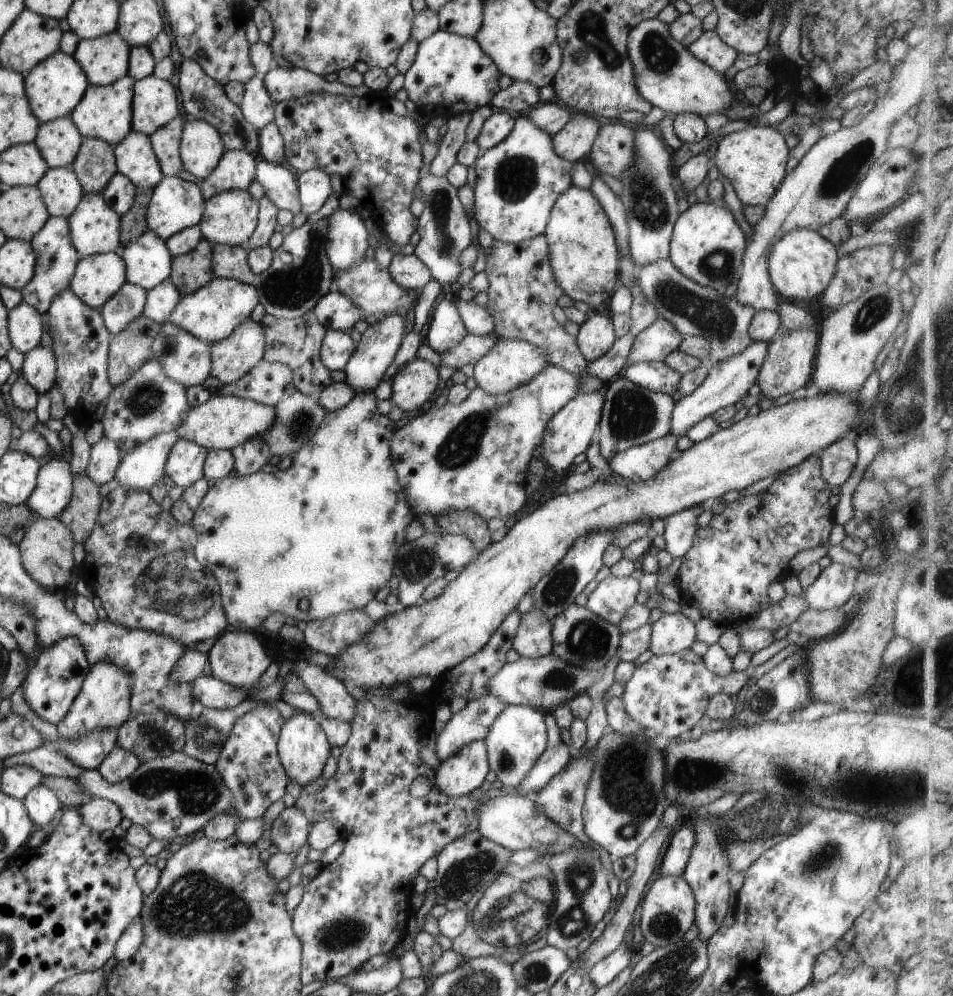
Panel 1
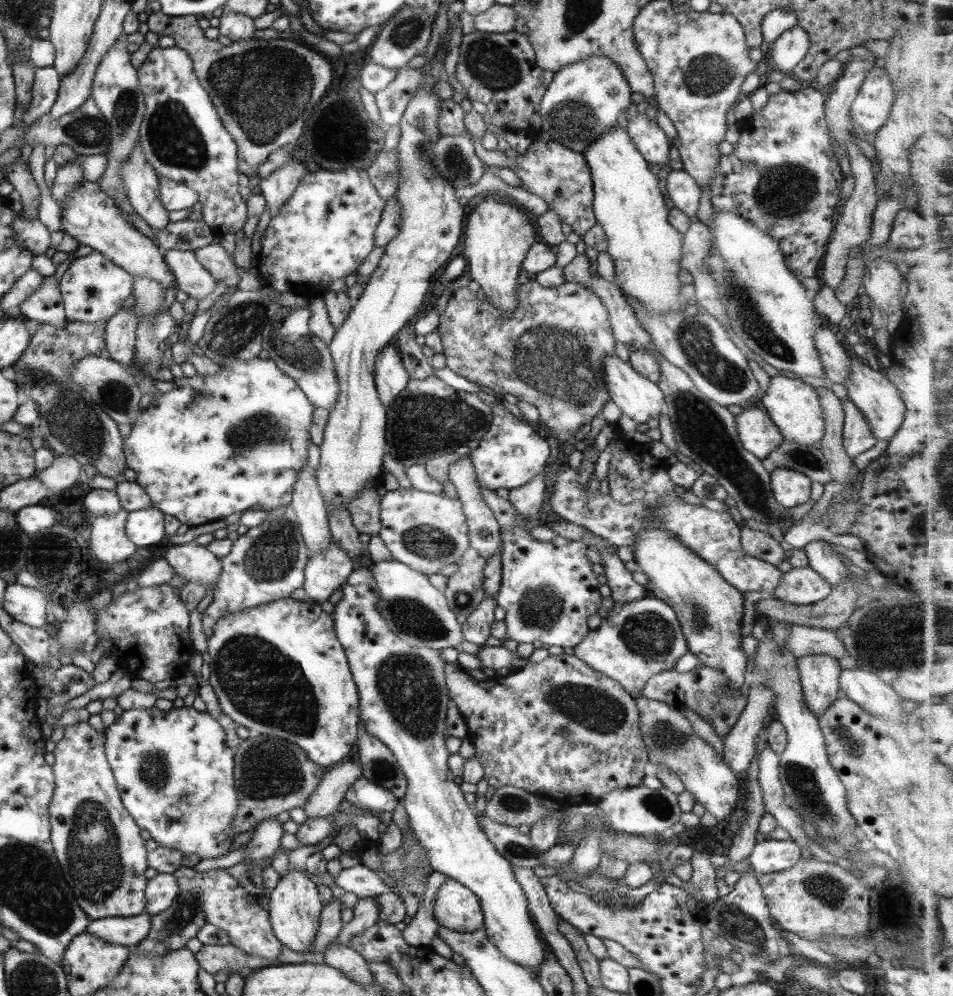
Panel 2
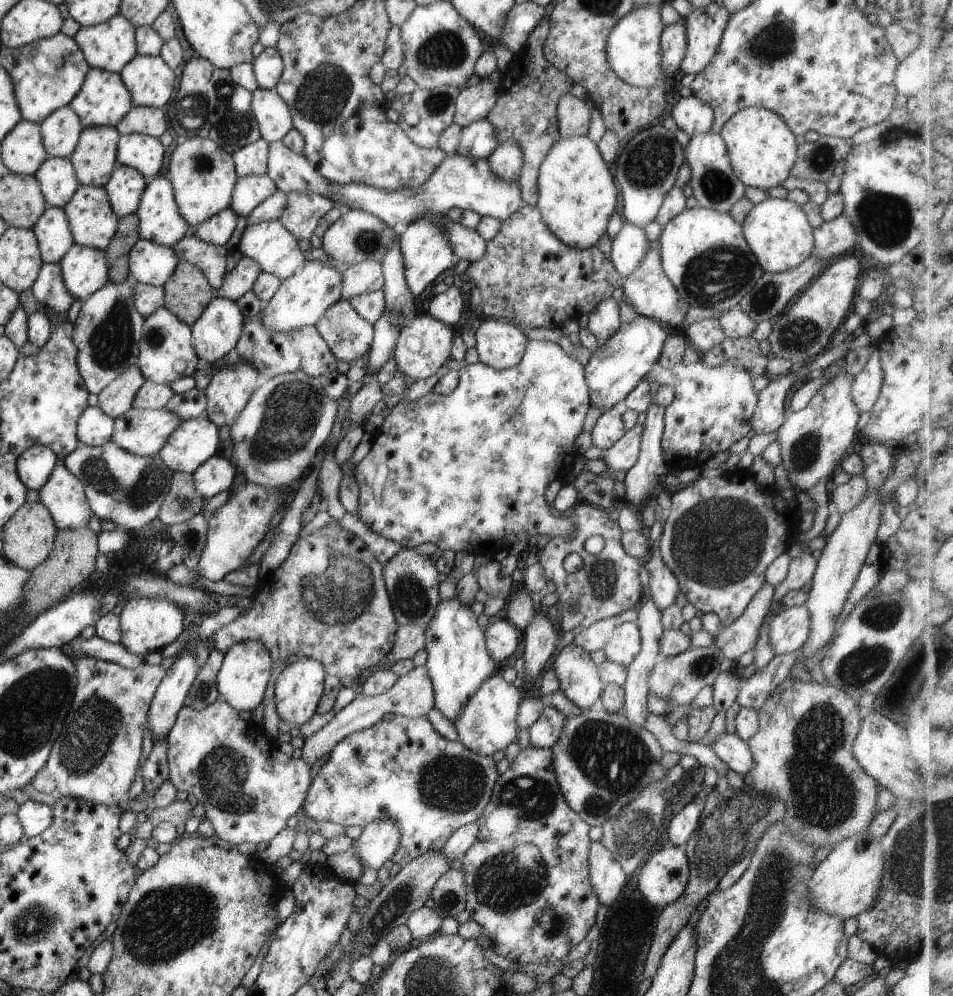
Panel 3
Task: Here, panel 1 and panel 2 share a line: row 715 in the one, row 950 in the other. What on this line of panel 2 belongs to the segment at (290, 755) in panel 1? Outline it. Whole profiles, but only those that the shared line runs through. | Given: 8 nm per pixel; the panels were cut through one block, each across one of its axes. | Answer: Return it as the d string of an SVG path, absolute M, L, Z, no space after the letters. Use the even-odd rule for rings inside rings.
M289 868L283 877L279 877L277 885L269 894L268 919L271 930L281 942L281 946L287 947L296 953L311 951L317 927L319 927L319 917L323 904L319 900L318 888L305 875L305 871Z

